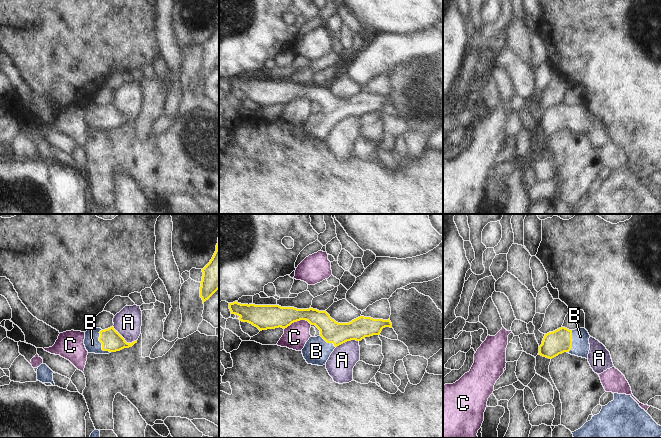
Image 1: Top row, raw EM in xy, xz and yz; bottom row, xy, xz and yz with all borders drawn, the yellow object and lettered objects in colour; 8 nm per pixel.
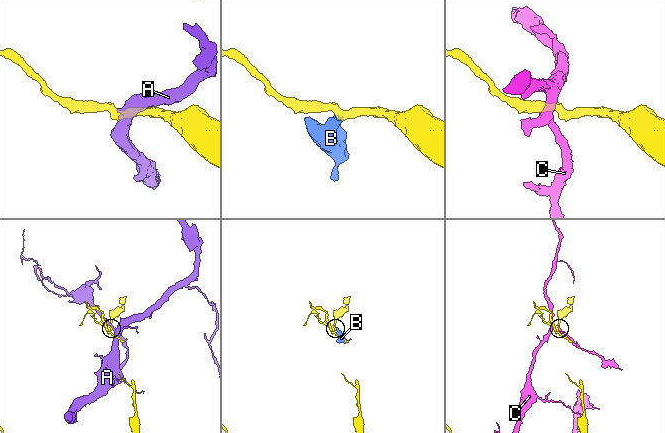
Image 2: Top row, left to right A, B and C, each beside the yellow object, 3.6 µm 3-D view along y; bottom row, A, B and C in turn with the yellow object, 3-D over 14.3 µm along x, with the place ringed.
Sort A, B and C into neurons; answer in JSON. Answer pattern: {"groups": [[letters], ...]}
{"groups": [["A"], ["B"], ["C"]]}

